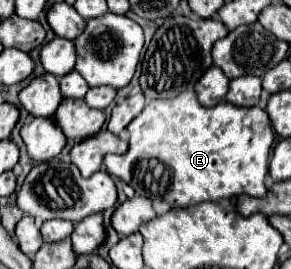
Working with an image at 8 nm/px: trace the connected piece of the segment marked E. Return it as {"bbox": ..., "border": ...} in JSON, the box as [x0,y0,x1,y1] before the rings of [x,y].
{"bbox":[104,90,272,206],"border":[[[194,90],[182,92],[170,100],[152,100],[130,124],[130,148],[126,154],[108,154],[104,158],[106,170],[128,182],[136,194],[150,200],[166,200],[174,206],[194,206],[200,202],[220,202],[242,194],[262,198],[266,194],[264,178],[268,174],[272,128],[268,114],[260,106],[241,107],[230,102],[220,102],[212,108],[198,104]]]}

